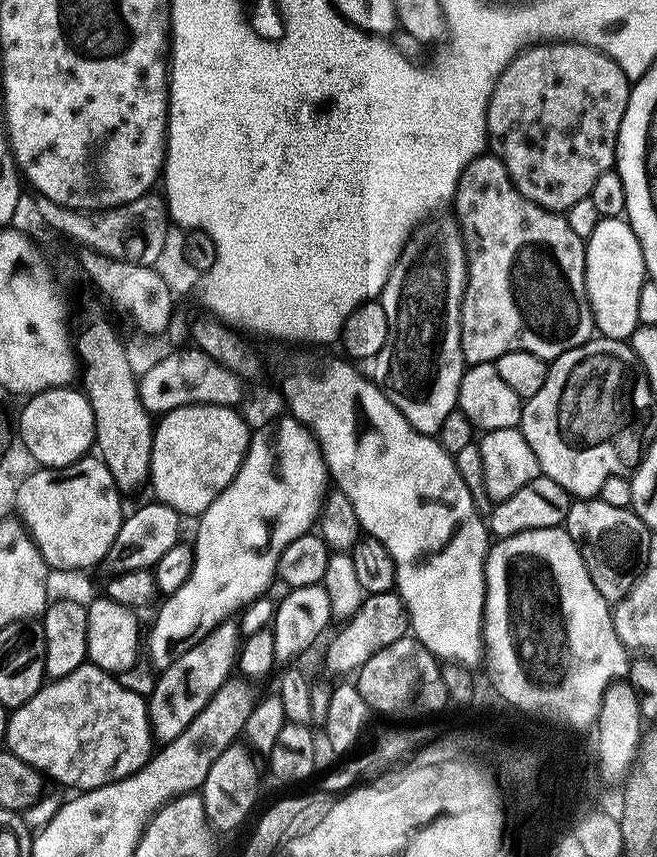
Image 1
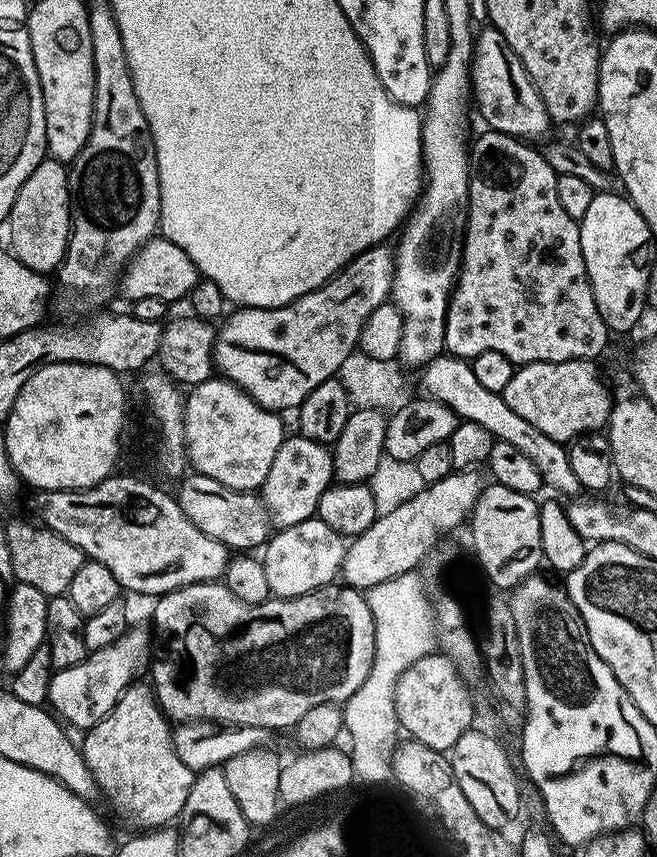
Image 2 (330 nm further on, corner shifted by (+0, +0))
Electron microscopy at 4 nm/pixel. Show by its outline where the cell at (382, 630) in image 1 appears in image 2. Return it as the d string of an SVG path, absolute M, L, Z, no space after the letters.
M223 582L210 584L191 584L159 597L155 601L156 609L152 612L154 643L150 648L152 677L150 683L156 694L156 703L160 705L165 716L176 722L195 722L206 720L221 726L242 725L251 728L295 729L297 722L308 710L323 704L343 705L366 682L366 674L370 674L370 666L374 662L374 618L370 614L367 595L361 589L347 586L325 586L312 592L302 593L292 599L269 598L261 604L242 602L242 598L234 598L228 585Z

